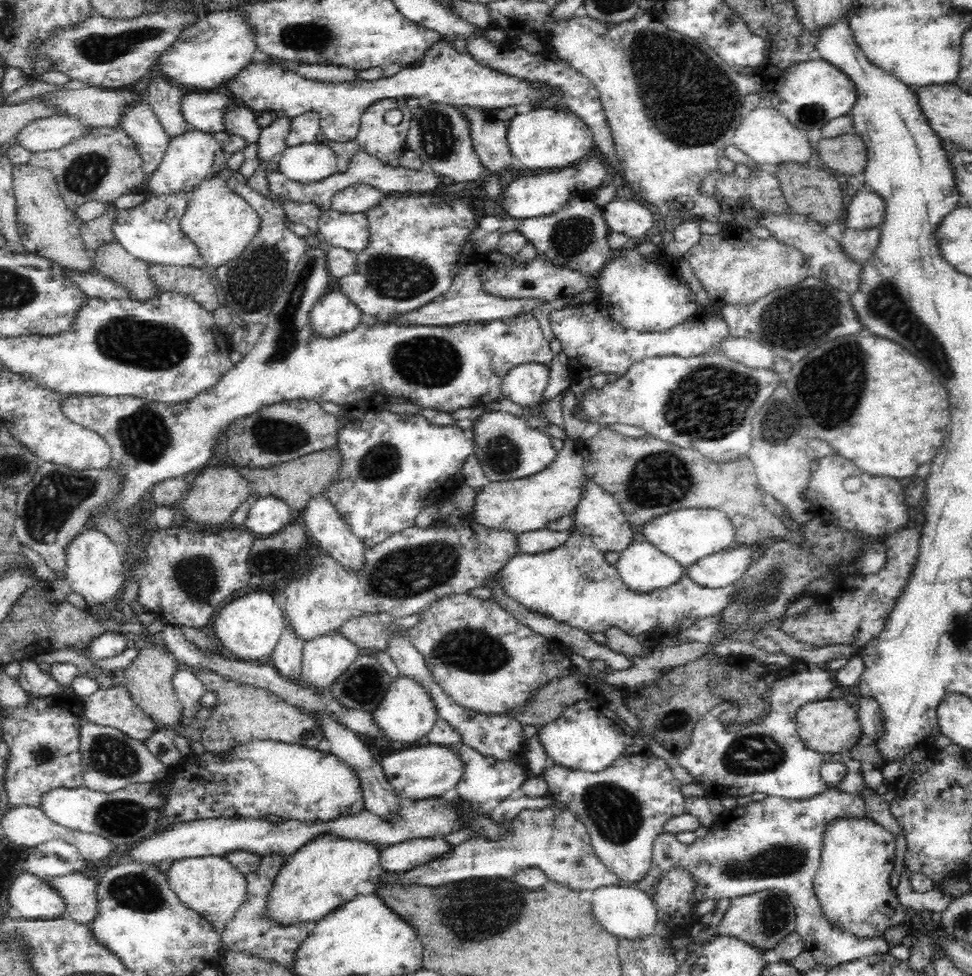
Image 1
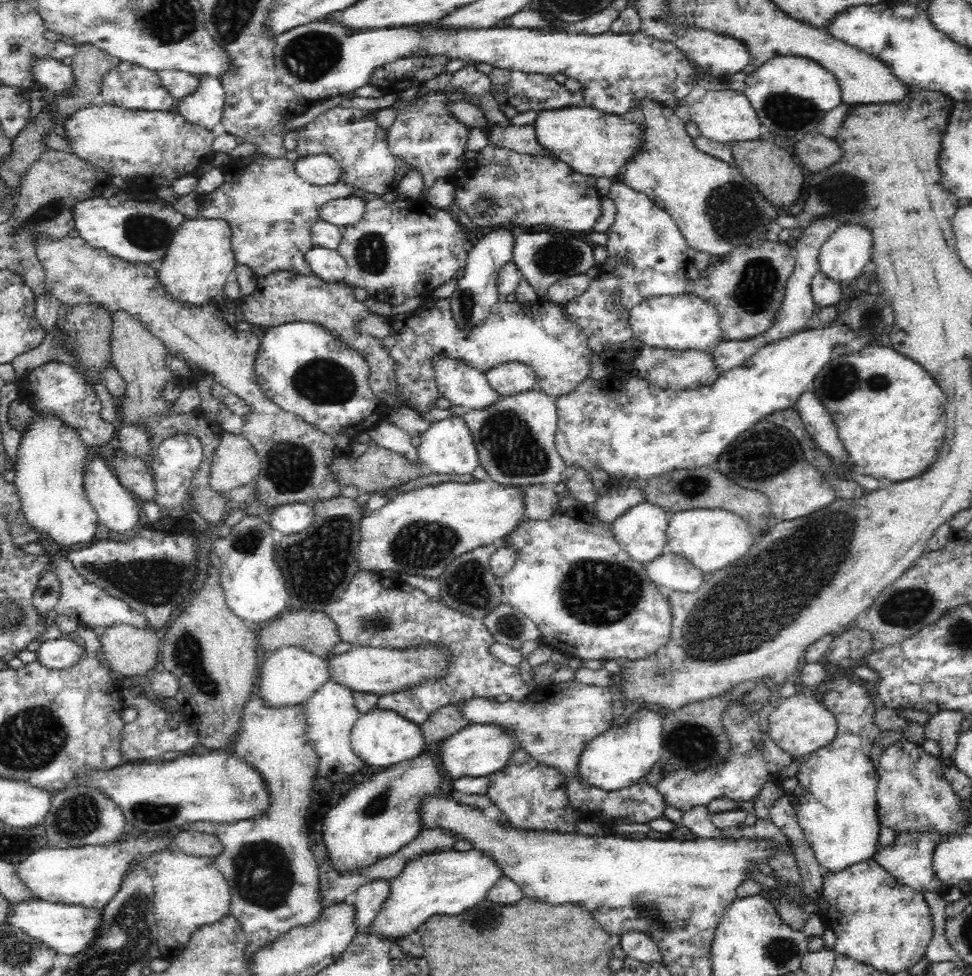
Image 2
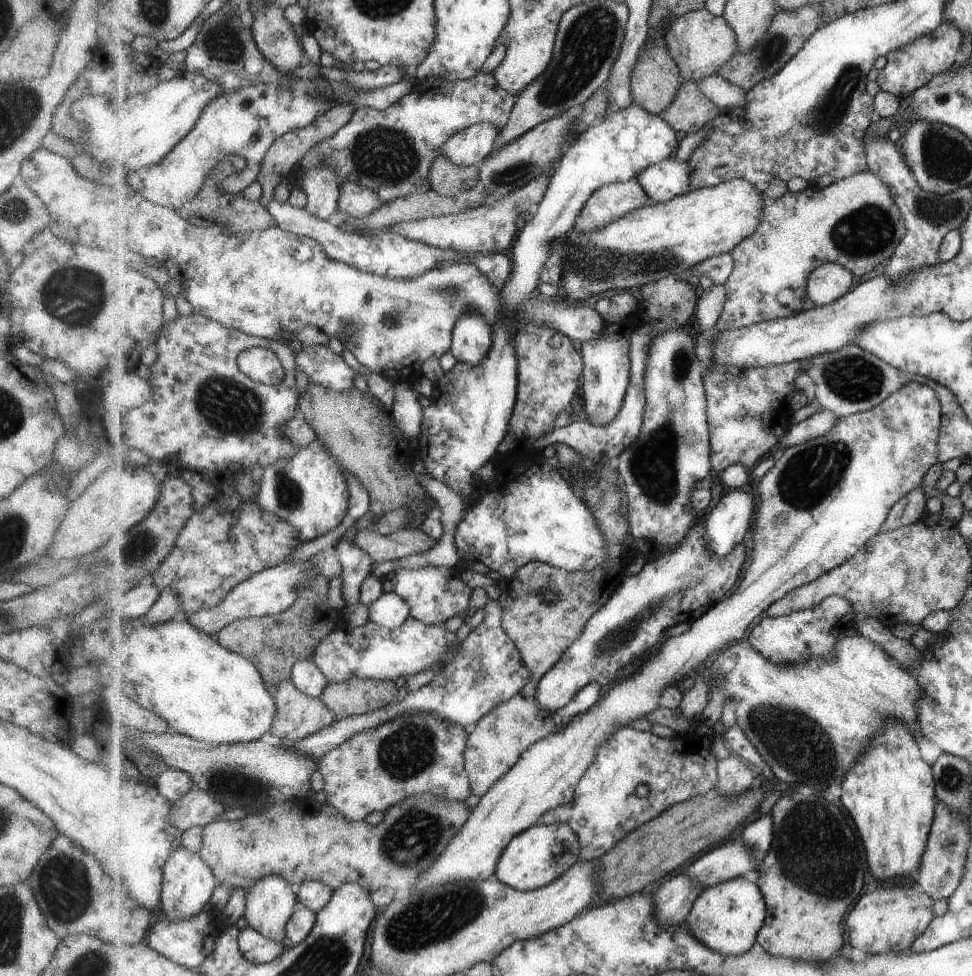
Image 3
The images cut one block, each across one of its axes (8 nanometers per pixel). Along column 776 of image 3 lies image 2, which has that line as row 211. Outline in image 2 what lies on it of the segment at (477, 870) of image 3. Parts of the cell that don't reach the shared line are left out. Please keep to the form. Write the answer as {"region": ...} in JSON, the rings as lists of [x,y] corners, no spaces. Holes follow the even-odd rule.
{"region":[[[488,144],[477,152],[476,158],[468,159],[453,175],[450,175],[448,181],[456,187],[453,208],[464,210],[472,218],[472,231],[476,231],[476,224],[493,228],[524,226],[528,229],[588,231],[599,221],[602,212],[595,177],[577,173],[552,155],[522,154]]]}

